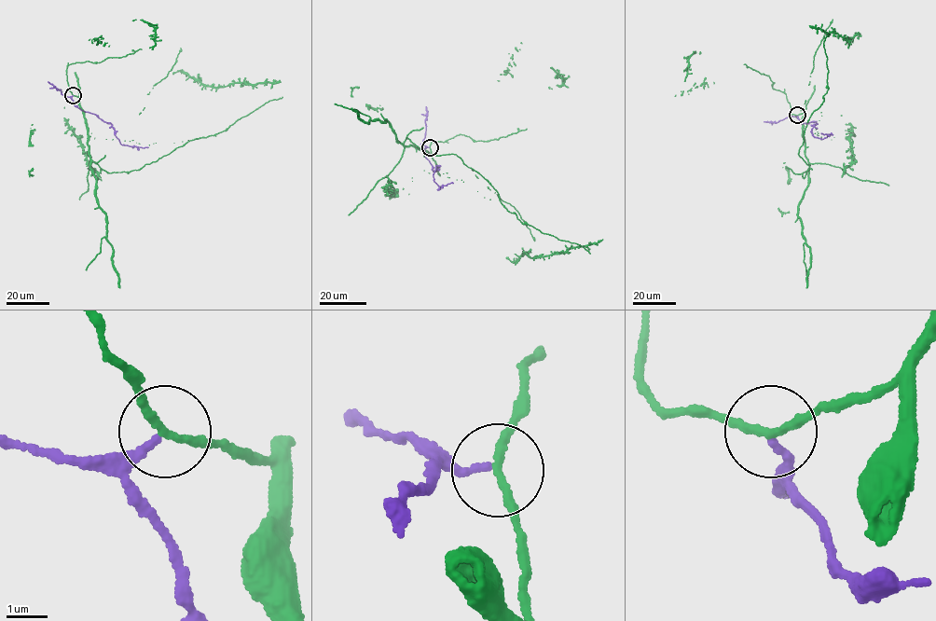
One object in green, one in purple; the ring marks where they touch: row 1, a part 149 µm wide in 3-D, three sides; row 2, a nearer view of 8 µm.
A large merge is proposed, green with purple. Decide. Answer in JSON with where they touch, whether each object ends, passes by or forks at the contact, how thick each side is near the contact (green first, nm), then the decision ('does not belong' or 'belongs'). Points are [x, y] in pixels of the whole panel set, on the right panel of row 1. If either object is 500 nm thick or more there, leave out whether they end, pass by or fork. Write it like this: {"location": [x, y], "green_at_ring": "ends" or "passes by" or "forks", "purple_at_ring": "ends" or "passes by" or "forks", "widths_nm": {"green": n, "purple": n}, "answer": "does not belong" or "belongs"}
{"location": [797, 115], "green_at_ring": "passes by", "purple_at_ring": "ends", "widths_nm": {"green": 170, "purple": 190}, "answer": "does not belong"}

